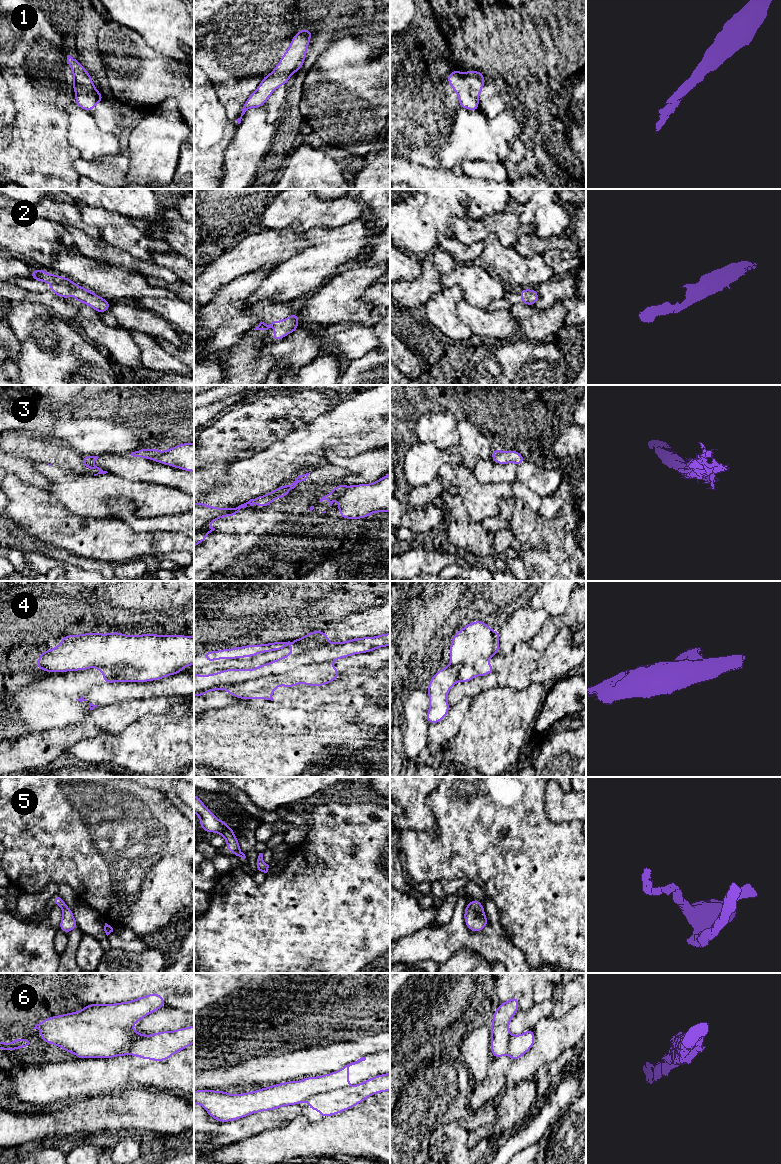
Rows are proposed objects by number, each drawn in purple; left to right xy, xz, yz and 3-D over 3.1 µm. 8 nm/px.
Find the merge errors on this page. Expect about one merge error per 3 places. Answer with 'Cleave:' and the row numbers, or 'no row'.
Cleave: 3, 4, 6

